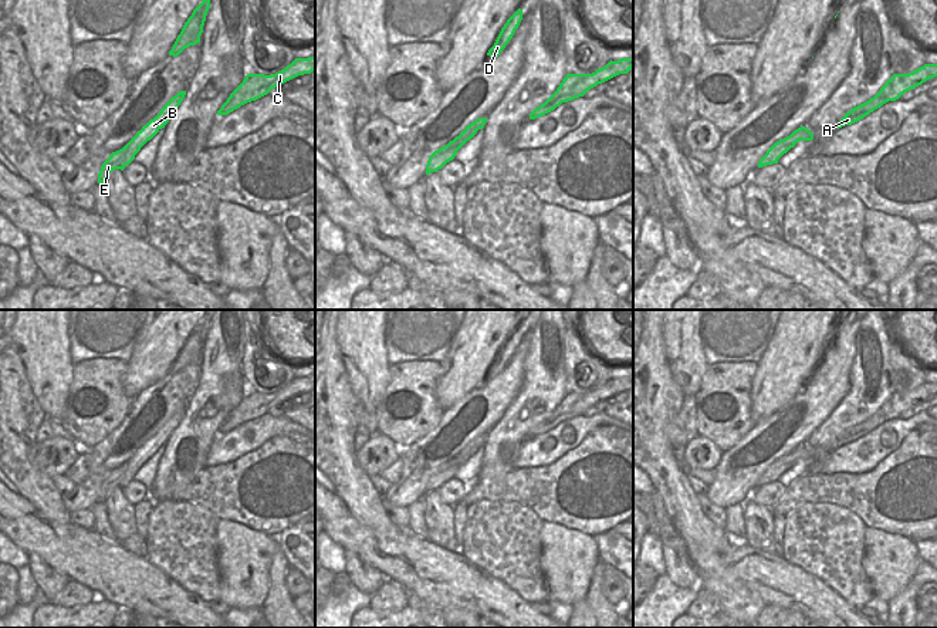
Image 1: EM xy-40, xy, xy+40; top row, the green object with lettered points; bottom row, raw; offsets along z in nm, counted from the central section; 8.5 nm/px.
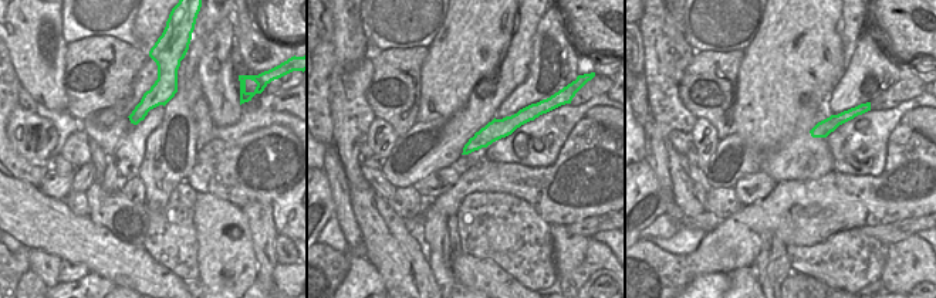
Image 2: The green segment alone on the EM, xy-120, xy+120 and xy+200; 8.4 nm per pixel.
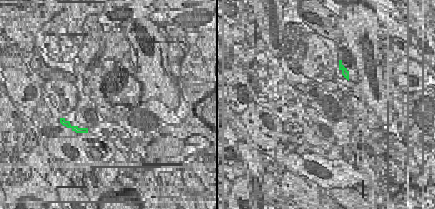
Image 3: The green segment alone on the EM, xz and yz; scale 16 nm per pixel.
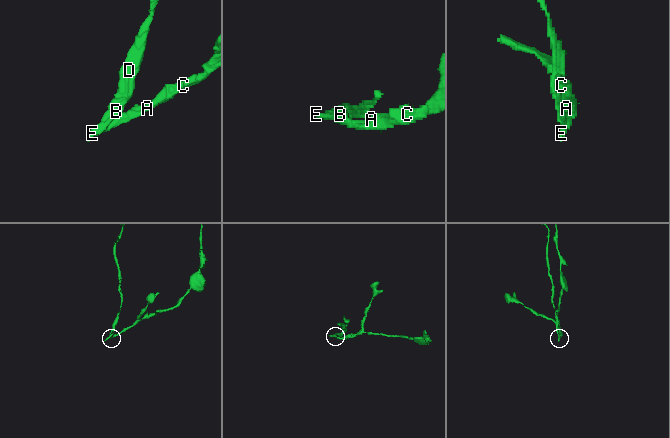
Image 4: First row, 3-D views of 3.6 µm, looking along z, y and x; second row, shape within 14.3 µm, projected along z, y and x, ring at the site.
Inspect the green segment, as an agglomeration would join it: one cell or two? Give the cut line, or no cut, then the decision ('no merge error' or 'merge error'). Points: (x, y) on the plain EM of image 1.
xy (462, 462), (446, 463) | merge error

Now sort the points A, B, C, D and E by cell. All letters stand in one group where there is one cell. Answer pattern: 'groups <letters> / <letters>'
groups A C / B D E

